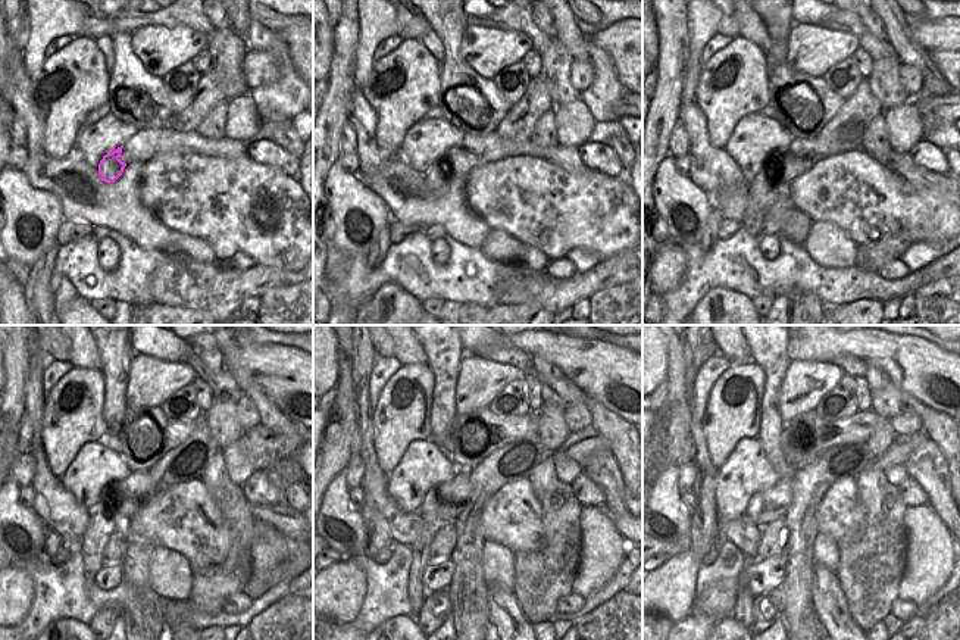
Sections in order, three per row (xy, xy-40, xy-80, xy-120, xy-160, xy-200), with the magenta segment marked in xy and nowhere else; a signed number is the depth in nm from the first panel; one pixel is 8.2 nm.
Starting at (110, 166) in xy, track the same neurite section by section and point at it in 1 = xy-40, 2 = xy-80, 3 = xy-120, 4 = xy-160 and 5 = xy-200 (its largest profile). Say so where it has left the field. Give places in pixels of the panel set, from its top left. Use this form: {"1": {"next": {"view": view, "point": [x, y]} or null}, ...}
{"1": {"next": {"view": "xy-40", "point": [438, 177]}}, "2": {"next": {"view": "xy-80", "point": [768, 186]}}, "3": {"next": {"view": "xy-120", "point": [106, 517]}}, "4": {"next": {"view": "xy-160", "point": [421, 550]}}, "5": {"next": {"view": "xy-200", "point": [741, 612]}}}

